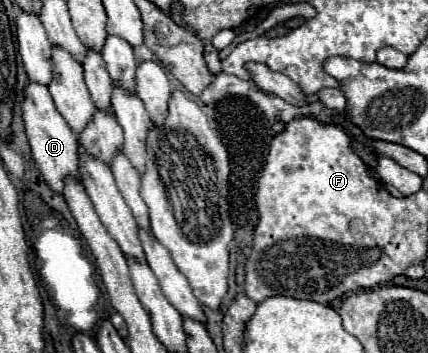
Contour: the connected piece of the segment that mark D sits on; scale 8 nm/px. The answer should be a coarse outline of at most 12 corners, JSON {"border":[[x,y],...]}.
{"border":[[26,83],[22,119],[48,185],[78,179],[78,141],[46,85]]}

